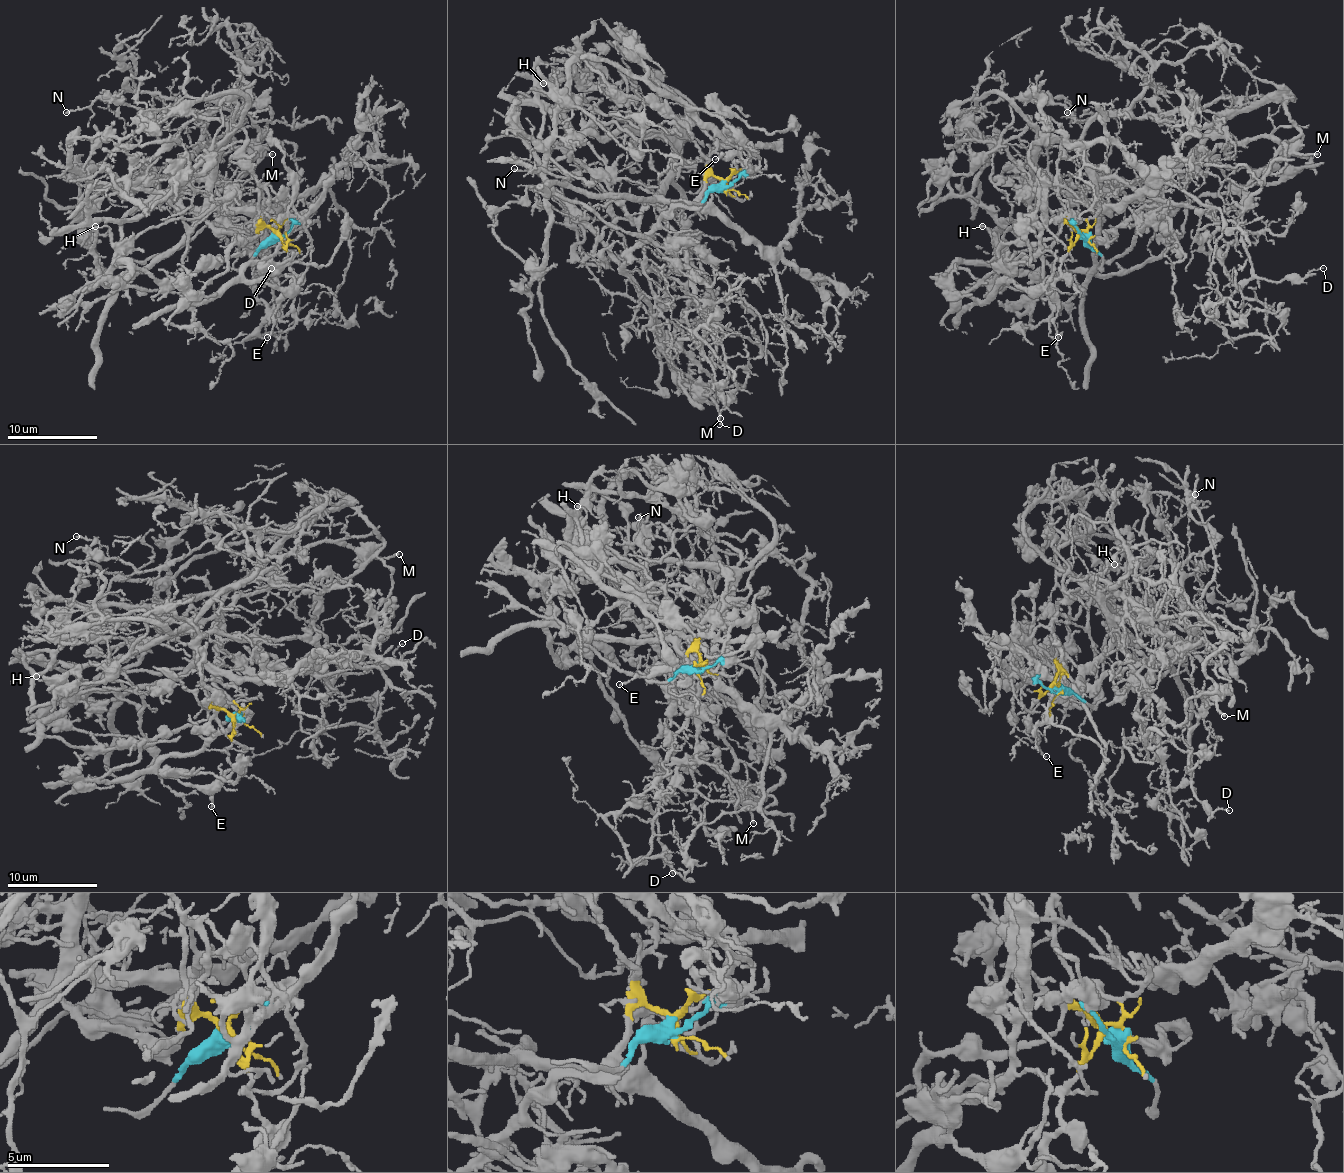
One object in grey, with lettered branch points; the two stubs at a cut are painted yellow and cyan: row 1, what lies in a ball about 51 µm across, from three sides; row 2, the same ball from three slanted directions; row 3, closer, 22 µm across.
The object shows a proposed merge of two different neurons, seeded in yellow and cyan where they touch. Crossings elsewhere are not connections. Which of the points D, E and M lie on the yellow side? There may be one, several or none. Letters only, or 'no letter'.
D, E, M

